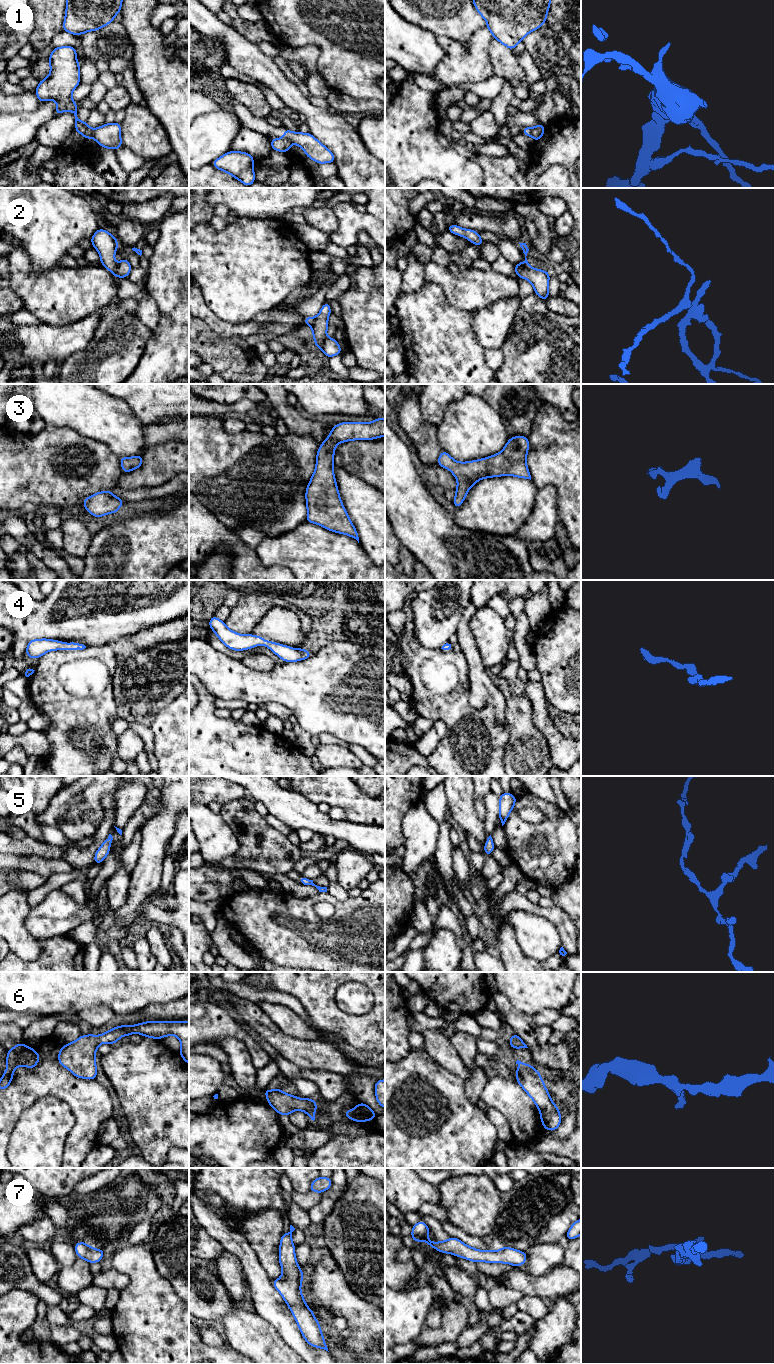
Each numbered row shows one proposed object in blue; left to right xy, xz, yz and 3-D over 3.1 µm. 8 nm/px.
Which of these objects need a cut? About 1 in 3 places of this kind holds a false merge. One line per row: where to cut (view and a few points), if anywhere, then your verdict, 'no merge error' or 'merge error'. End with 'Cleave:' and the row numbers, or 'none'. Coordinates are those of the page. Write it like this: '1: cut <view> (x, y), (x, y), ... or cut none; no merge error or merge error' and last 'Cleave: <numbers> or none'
1: cut xy (93, 129), (92, 137); merge error
2: cut xy (117, 264), (117, 270), (114, 274); merge error
3: cut none; no merge error
4: cut none; no merge error
5: cut none; no merge error
6: cut none; no merge error
7: cut none; no merge error
Cleave: 1, 2

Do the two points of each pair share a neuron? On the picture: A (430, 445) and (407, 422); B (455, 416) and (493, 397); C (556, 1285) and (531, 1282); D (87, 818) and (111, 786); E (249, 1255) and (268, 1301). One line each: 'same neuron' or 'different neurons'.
A: same neuron
B: different neurons
C: same neuron
D: same neuron
E: same neuron

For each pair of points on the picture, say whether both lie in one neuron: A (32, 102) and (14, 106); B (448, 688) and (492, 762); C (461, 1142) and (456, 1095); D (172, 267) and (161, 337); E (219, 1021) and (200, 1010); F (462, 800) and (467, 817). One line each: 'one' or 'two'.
A: one
B: one
C: one
D: one
E: one
F: one

